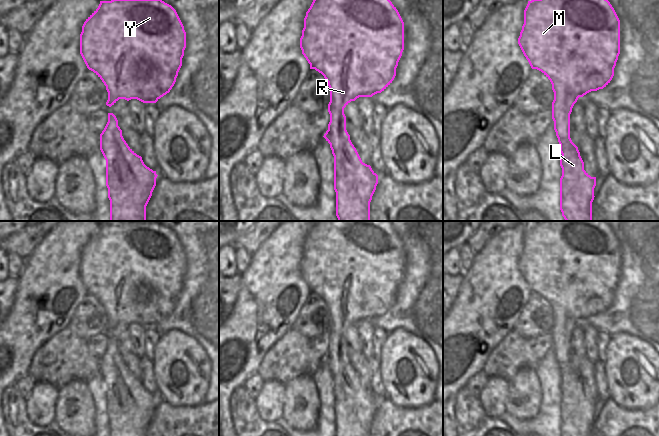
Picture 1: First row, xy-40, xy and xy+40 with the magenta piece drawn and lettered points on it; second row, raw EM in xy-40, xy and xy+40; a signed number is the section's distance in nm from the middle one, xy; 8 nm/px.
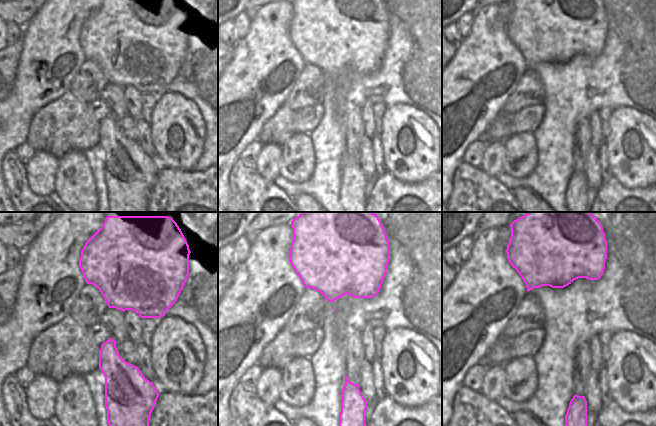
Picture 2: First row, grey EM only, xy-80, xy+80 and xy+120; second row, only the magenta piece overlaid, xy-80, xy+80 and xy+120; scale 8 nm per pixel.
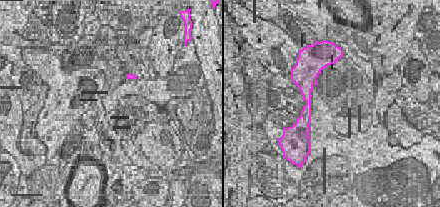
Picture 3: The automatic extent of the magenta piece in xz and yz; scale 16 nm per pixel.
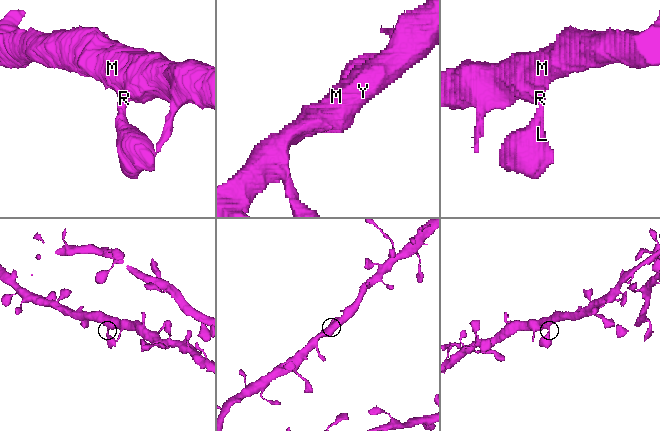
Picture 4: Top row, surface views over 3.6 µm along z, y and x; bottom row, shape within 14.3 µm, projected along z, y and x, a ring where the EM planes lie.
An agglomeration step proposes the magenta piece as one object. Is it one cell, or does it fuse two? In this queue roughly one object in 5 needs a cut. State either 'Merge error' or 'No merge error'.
No merge error

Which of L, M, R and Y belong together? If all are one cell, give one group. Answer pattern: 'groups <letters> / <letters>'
groups L M R Y

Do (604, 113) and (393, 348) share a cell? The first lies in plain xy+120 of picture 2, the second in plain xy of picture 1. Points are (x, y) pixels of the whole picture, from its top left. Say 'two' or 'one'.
two

